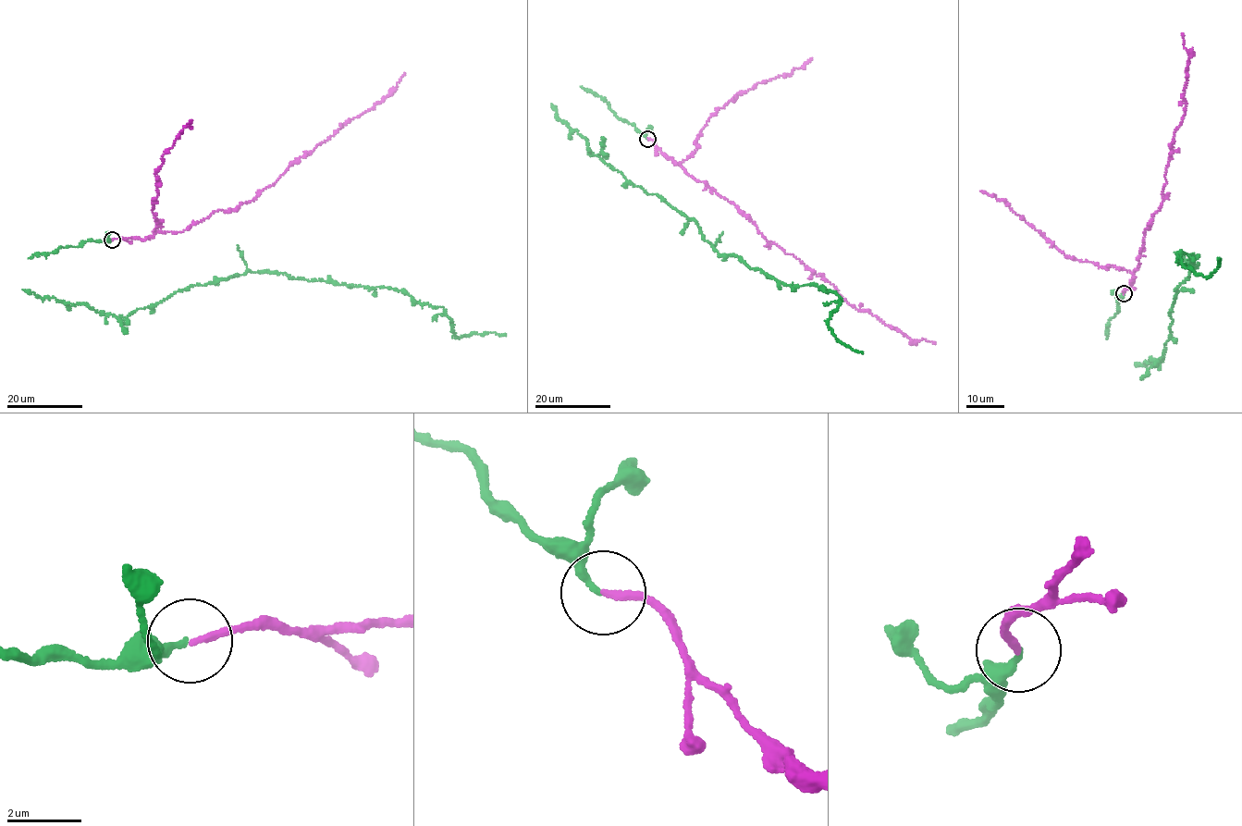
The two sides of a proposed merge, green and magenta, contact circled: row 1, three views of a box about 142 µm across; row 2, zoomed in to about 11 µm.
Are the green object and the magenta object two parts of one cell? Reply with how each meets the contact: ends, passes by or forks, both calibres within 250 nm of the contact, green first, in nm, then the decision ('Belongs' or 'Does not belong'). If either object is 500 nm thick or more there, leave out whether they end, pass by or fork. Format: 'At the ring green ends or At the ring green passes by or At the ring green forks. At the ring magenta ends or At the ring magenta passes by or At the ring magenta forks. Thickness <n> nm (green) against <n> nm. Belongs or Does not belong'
At the ring green ends. At the ring magenta ends. Thickness 220 nm (green) against 170 nm. Belongs

